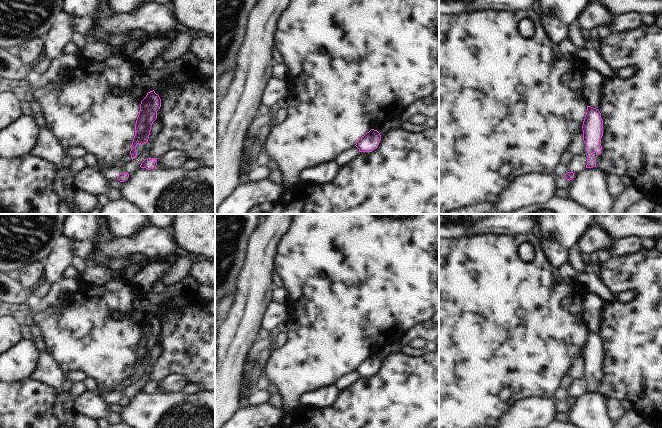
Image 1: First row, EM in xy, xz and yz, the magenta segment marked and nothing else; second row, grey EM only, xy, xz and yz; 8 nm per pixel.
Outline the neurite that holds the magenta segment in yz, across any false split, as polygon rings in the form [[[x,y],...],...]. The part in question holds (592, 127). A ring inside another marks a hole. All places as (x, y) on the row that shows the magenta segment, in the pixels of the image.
[[[587,106],[586,115],[582,125],[583,141],[588,153],[586,168],[596,167],[596,159],[593,153],[601,153],[601,138],[603,136],[603,120],[598,109]]]

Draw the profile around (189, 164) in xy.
[[[192,158],[186,159],[180,166],[183,170],[194,170],[198,167],[198,163],[196,160]]]

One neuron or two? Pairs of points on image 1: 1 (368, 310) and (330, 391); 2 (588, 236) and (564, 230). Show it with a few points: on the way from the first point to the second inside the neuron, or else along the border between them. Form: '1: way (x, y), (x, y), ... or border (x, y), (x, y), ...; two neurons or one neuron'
1: border (334, 383), (321, 385), (310, 390); two neurons
2: border (591, 224), (583, 231), (575, 243); two neurons

